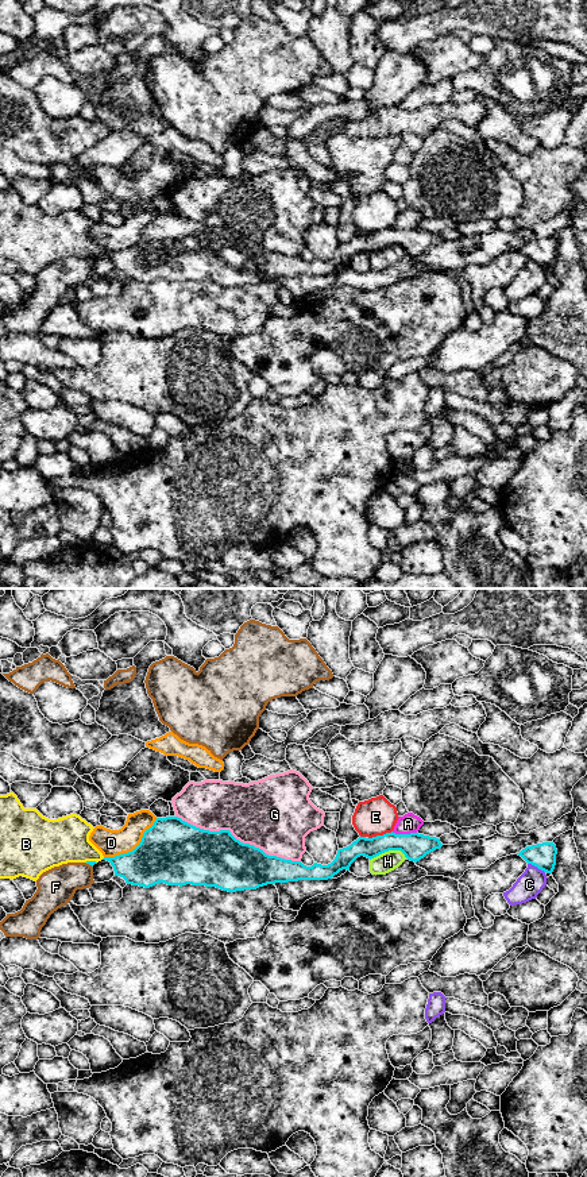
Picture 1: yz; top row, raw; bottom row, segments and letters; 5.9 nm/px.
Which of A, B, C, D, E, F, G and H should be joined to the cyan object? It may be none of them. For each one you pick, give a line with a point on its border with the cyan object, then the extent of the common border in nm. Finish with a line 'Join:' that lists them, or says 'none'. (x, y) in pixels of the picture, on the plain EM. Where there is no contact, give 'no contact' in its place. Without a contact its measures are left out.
Join: none

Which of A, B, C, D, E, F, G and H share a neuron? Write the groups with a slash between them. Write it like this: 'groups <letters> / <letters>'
groups A / B / C / D / E / F / G / H

